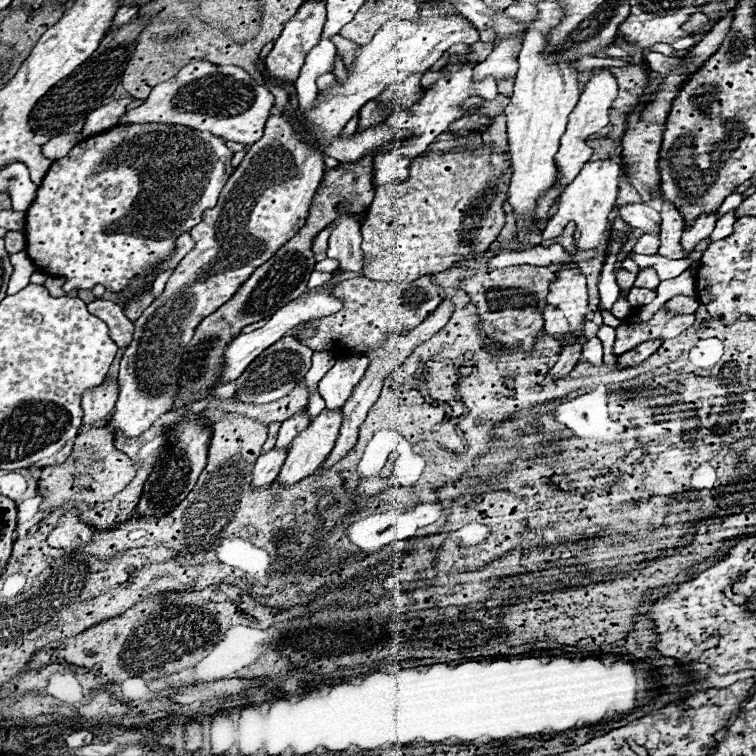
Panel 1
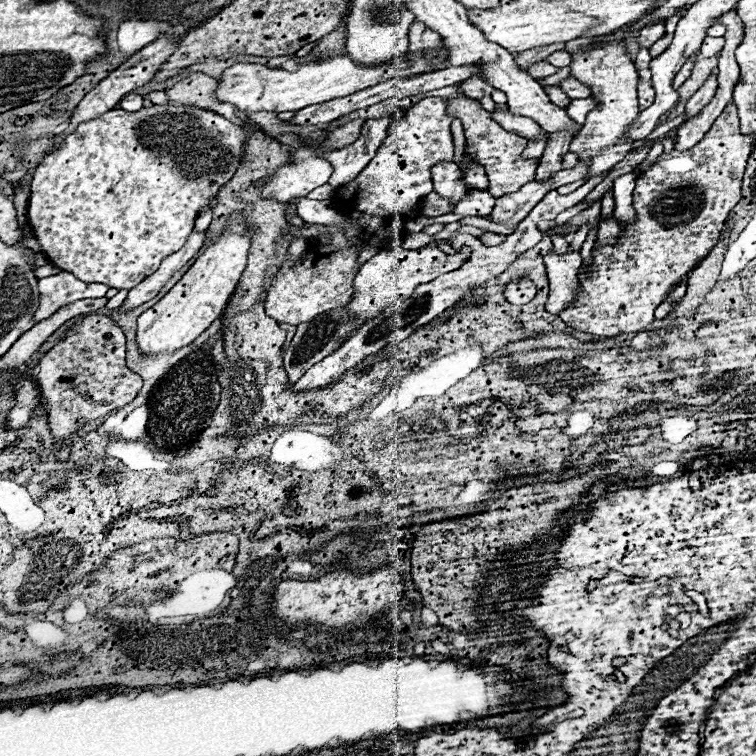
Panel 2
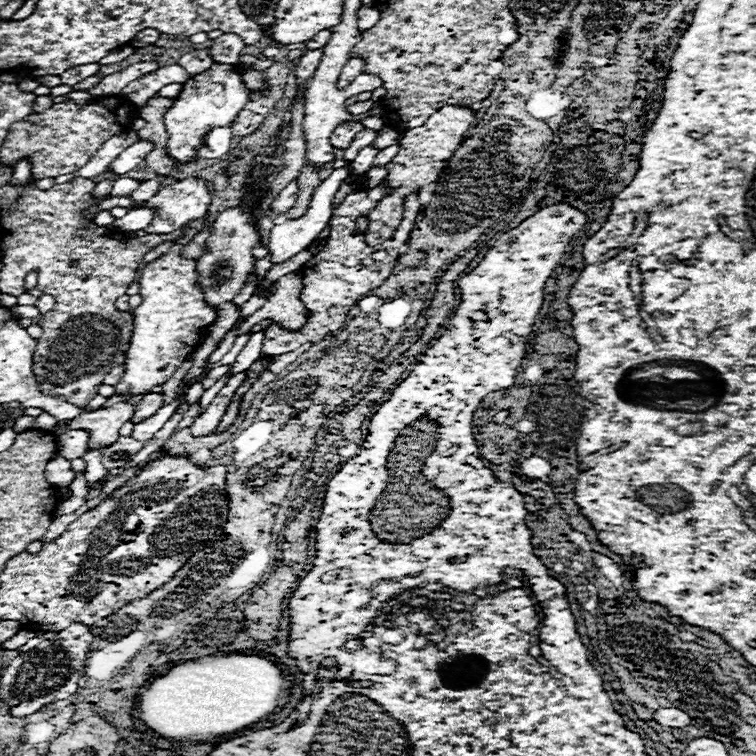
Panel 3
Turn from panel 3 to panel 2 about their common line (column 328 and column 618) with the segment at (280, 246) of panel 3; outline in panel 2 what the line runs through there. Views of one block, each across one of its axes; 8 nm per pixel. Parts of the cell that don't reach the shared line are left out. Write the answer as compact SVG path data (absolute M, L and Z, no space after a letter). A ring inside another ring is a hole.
M628 172L628 174L622 174L614 180L614 202L616 202L616 210L614 210L614 216L618 222L628 222L632 224L634 222L634 210L632 210L632 190L634 190L634 180L636 180L636 174L634 172Z

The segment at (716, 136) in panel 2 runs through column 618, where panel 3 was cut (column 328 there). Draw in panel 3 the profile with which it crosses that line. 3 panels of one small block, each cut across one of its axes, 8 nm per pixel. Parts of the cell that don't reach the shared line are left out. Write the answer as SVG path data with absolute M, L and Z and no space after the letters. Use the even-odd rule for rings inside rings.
M380 182L372 190L358 188L358 190L350 192L338 208L334 208L334 216L330 220L330 236L326 240L326 246L318 254L314 254L300 270L302 272L302 284L304 284L304 288L300 292L300 300L302 300L304 308L308 310L306 324L298 330L284 330L280 324L272 322L264 330L262 354L268 354L268 356L286 354L286 352L296 350L304 342L318 342L318 340L326 338L330 332L338 332L346 322L348 310L352 306L356 306L362 296L366 296L372 288L378 288L390 276L392 268L396 266L398 256L402 254L402 248L408 242L412 224L422 212L418 192L412 192L412 194L408 194L408 198L404 198L404 220L402 220L400 228L396 230L396 234L392 236L392 240L382 242L376 248L370 248L364 242L364 238L354 238L356 220L360 216L366 216L368 212L372 212L376 208L376 202L380 202L380 198L388 196L390 190L392 188L386 186L384 182ZM376 252L386 254L386 256L374 256Z

